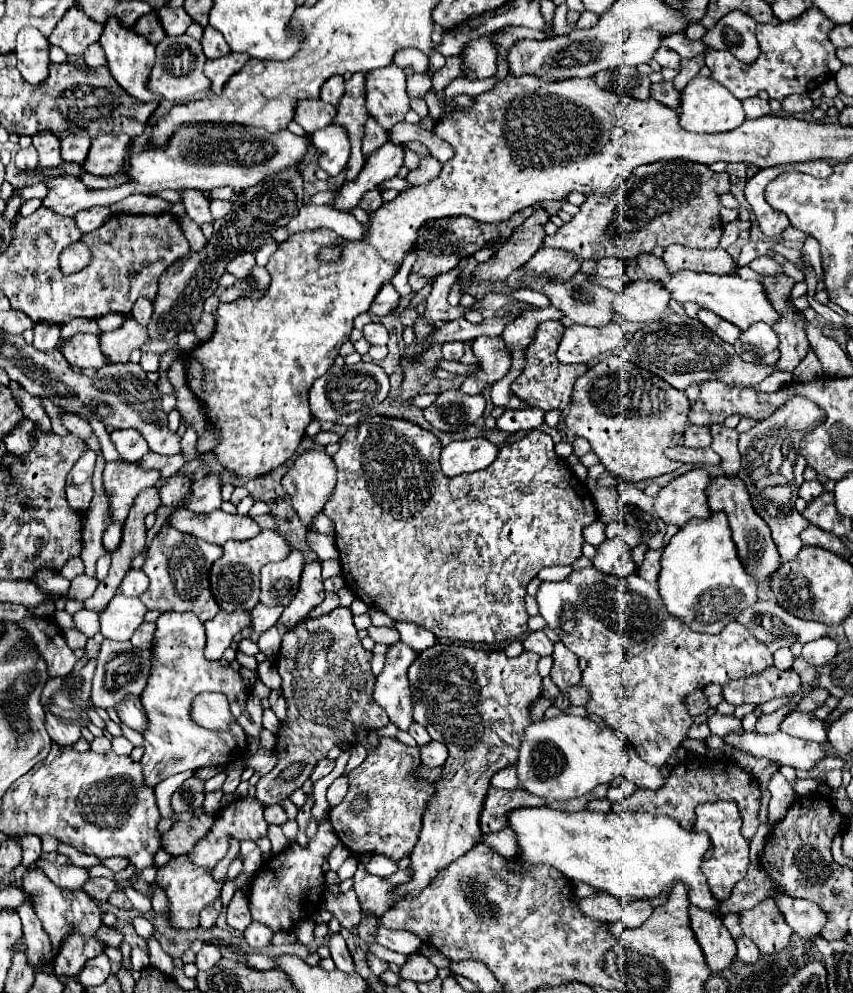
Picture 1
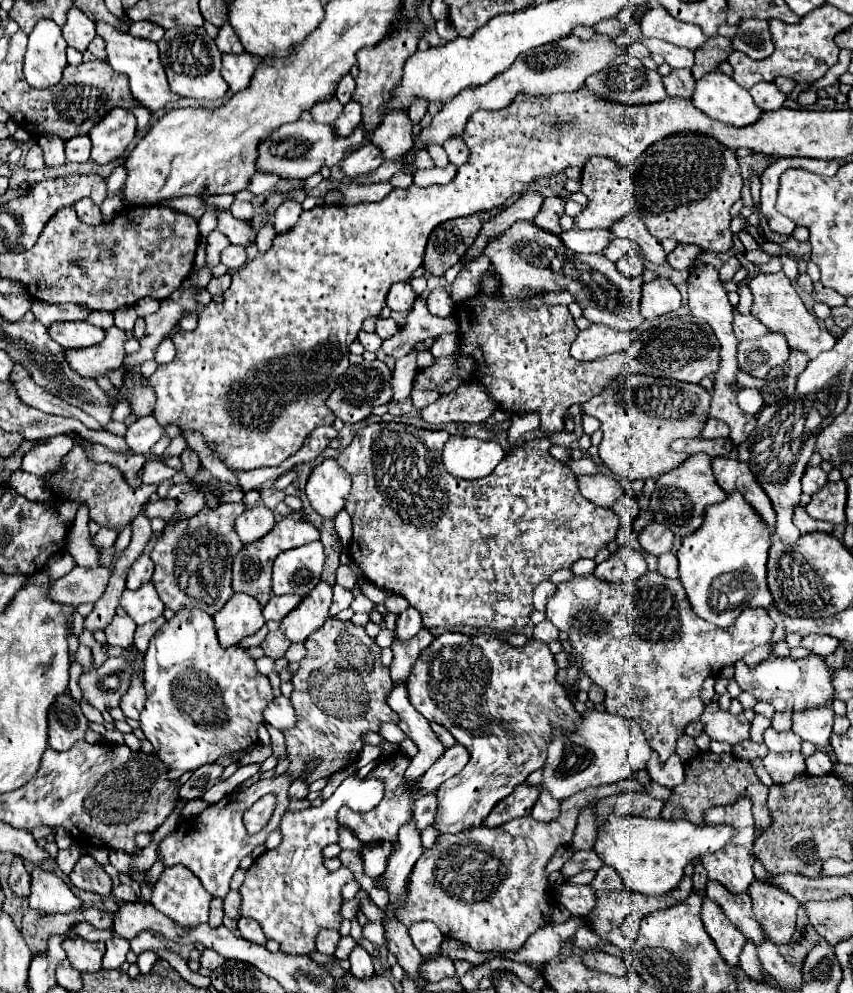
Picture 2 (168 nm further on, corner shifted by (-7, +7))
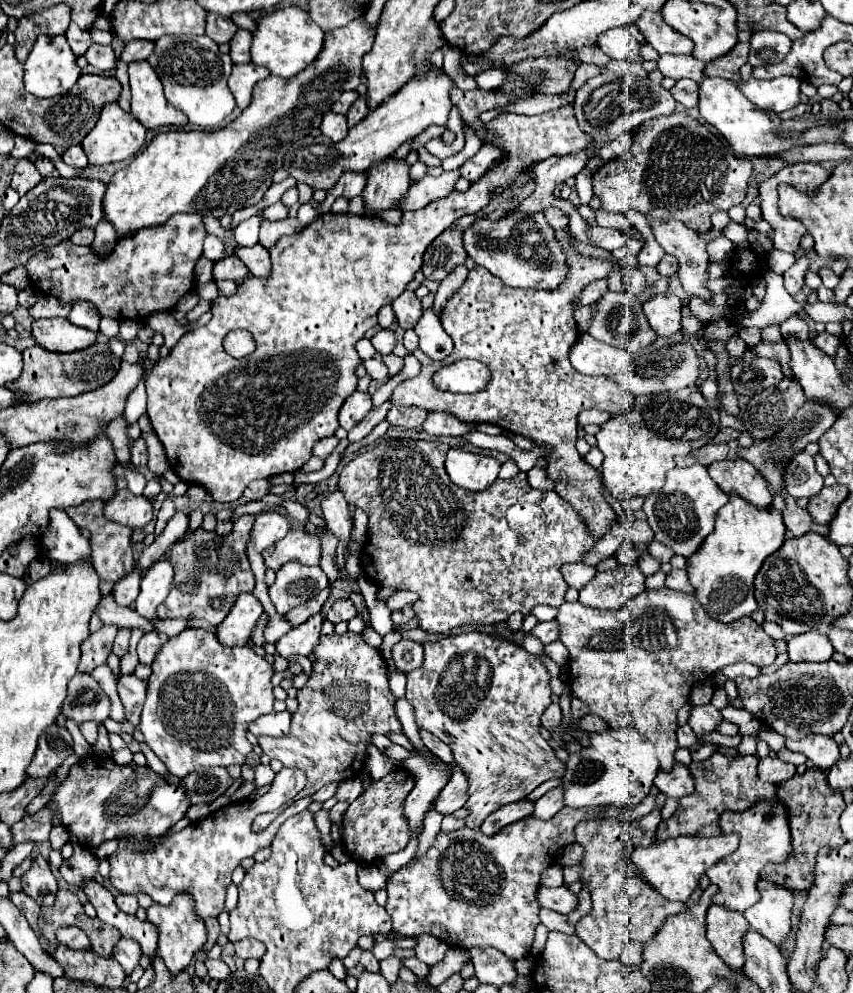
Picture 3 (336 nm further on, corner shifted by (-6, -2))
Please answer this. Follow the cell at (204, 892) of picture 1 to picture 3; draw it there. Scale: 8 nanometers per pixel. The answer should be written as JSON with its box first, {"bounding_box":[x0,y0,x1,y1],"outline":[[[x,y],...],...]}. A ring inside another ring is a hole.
{"bounding_box":[147,891,207,975],"outline":[[[187,891],[175,895],[175,899],[169,905],[153,903],[147,909],[147,919],[153,925],[157,925],[157,929],[159,929],[159,947],[157,947],[157,953],[165,961],[167,969],[171,971],[171,975],[177,975],[179,971],[183,971],[193,961],[195,953],[201,951],[203,945],[205,945],[205,941],[207,941],[205,921],[199,919],[199,915],[195,913],[195,901],[191,899],[191,893],[187,893]]]}

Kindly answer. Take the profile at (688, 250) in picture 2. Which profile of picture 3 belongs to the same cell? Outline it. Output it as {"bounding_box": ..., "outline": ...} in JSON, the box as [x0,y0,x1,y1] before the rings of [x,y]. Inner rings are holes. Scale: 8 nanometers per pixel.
{"bounding_box":[657,255,679,277],"outline":[[[665,255],[665,257],[659,261],[659,265],[657,265],[657,271],[659,271],[663,277],[669,277],[669,275],[677,273],[677,269],[679,269],[679,263],[677,263],[677,259],[675,259],[673,255]]]}

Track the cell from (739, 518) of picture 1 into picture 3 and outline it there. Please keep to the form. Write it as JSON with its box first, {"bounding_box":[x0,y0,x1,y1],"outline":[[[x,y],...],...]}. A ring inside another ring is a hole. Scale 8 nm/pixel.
{"bounding_box":[707,459,771,509],"outline":[[[725,459],[725,461],[713,463],[707,469],[711,479],[727,495],[737,493],[743,499],[747,499],[747,503],[763,509],[771,505],[771,493],[767,489],[767,483],[751,463],[743,459],[733,459],[733,461]]]}

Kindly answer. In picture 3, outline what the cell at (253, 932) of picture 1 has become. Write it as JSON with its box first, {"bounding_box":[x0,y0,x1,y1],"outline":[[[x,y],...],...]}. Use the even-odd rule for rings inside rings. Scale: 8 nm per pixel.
{"bounding_box":[235,939,265,959],"outline":[[[241,939],[235,943],[235,953],[241,957],[241,959],[249,959],[249,957],[257,957],[261,959],[263,953],[265,953],[265,945],[257,939]]]}

